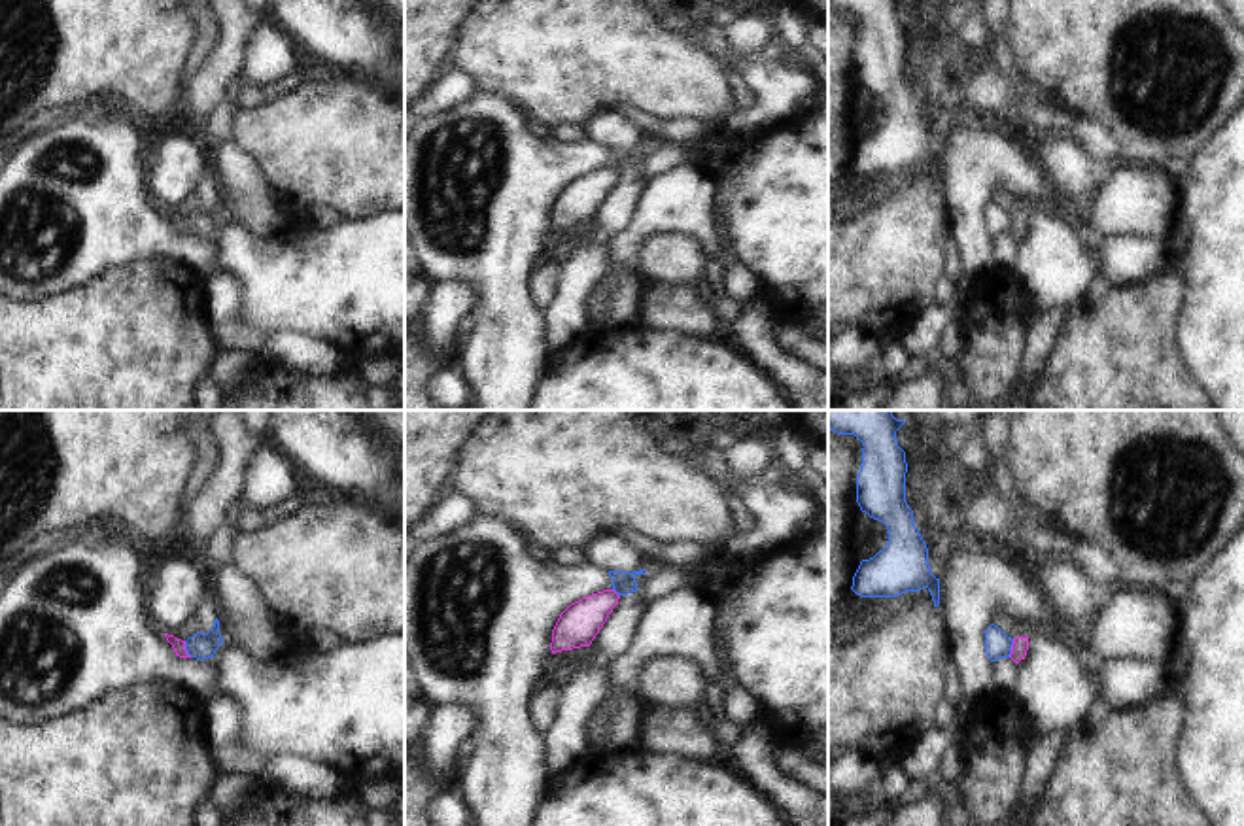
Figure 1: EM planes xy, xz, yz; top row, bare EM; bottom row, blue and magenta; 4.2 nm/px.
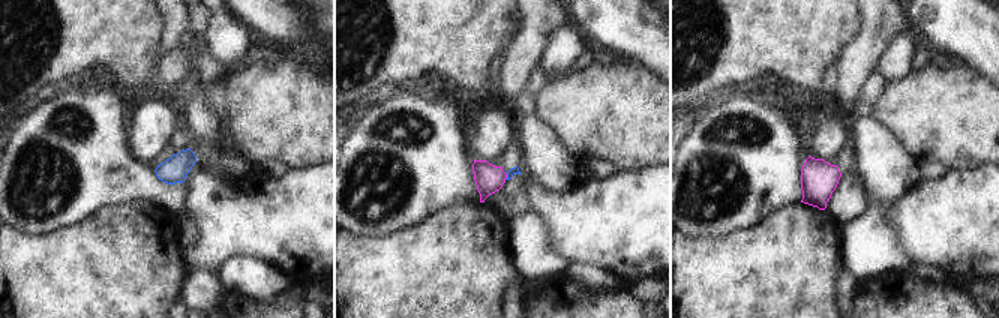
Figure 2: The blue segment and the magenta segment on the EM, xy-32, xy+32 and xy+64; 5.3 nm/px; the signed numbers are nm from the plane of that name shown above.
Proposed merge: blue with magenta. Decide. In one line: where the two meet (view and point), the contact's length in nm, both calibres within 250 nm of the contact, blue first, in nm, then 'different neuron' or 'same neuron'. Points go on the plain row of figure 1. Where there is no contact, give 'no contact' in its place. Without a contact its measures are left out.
contact yz (1010, 225); length 80 nm; calibres 110 and 70 nm; different neuron

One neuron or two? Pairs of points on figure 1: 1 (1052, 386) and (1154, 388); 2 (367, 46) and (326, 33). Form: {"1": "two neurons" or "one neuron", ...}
{"1": "one neuron", "2": "one neuron"}

